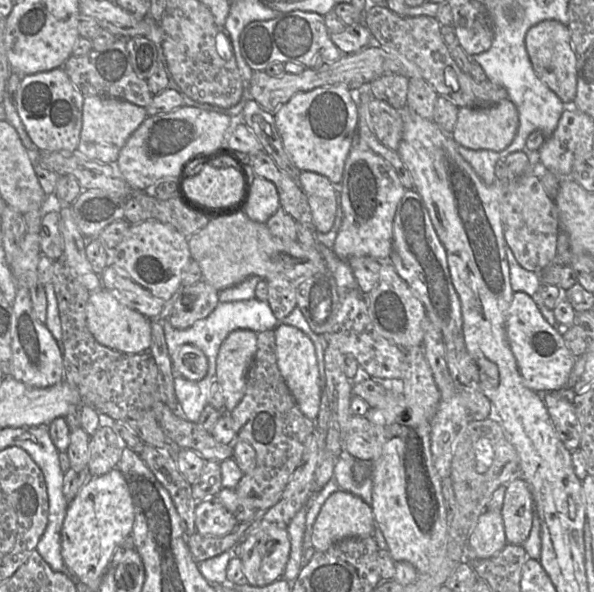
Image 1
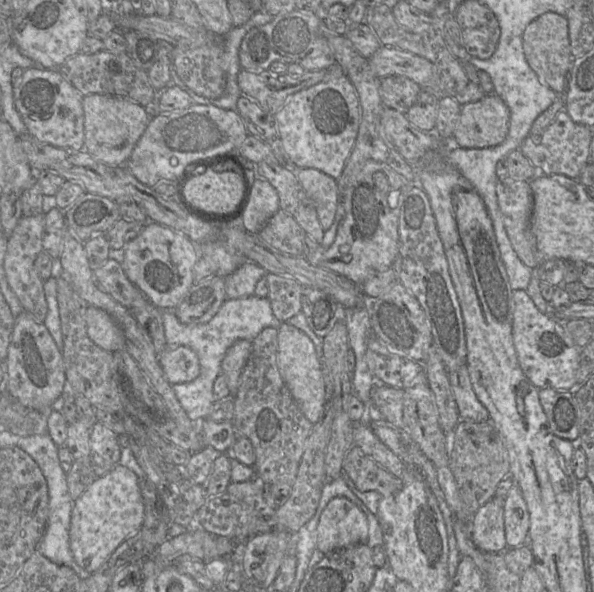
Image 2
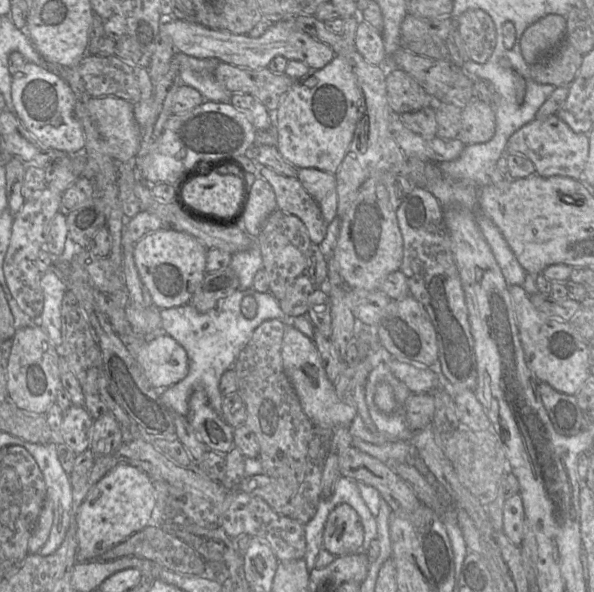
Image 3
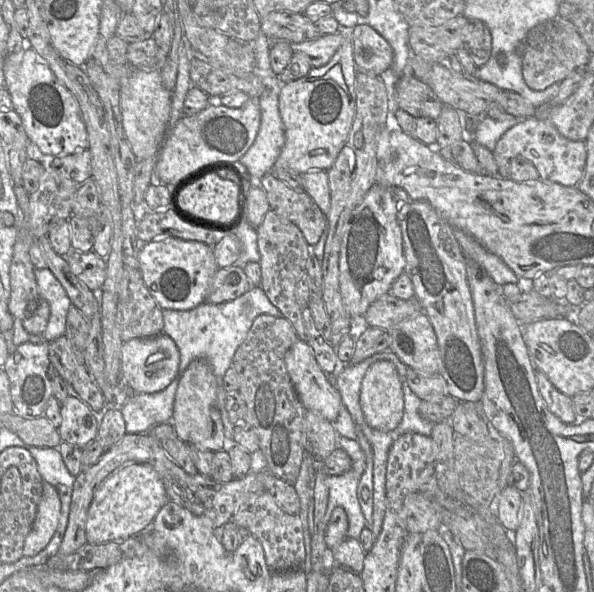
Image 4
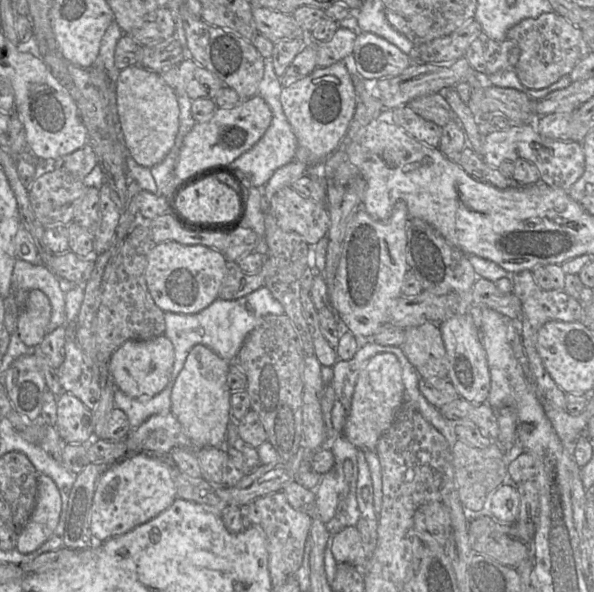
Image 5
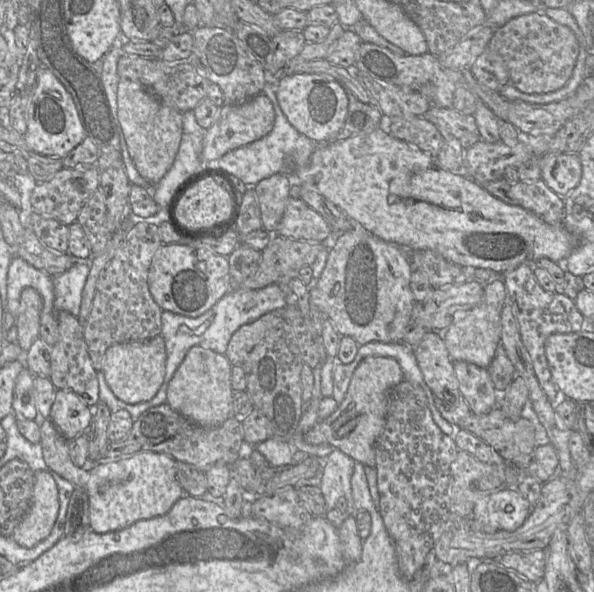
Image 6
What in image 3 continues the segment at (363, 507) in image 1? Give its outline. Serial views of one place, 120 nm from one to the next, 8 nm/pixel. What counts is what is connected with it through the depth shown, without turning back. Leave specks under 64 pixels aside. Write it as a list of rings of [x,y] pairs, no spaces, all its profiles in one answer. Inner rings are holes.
[[[349,504],[336,506],[328,515],[323,533],[323,548],[335,557],[361,550],[364,529],[358,513]]]

